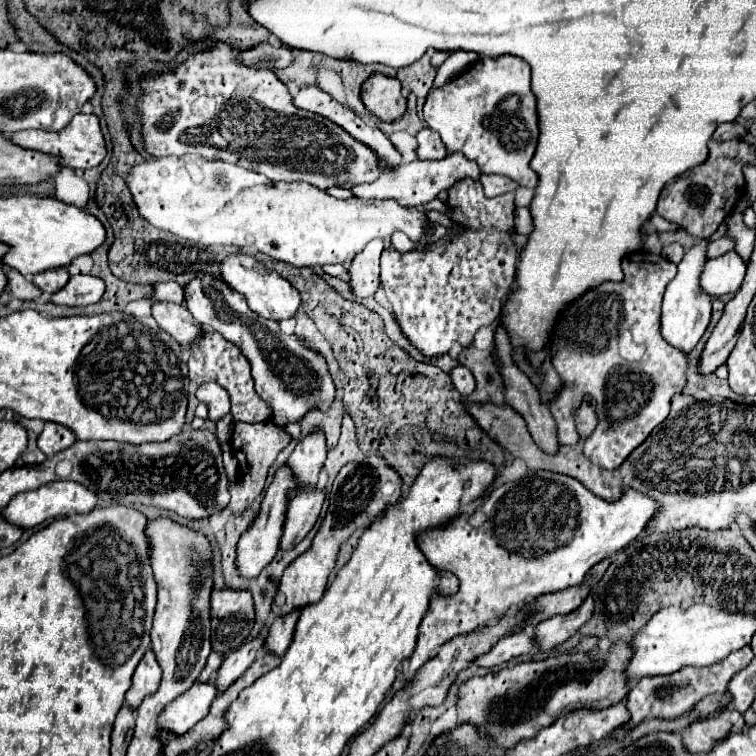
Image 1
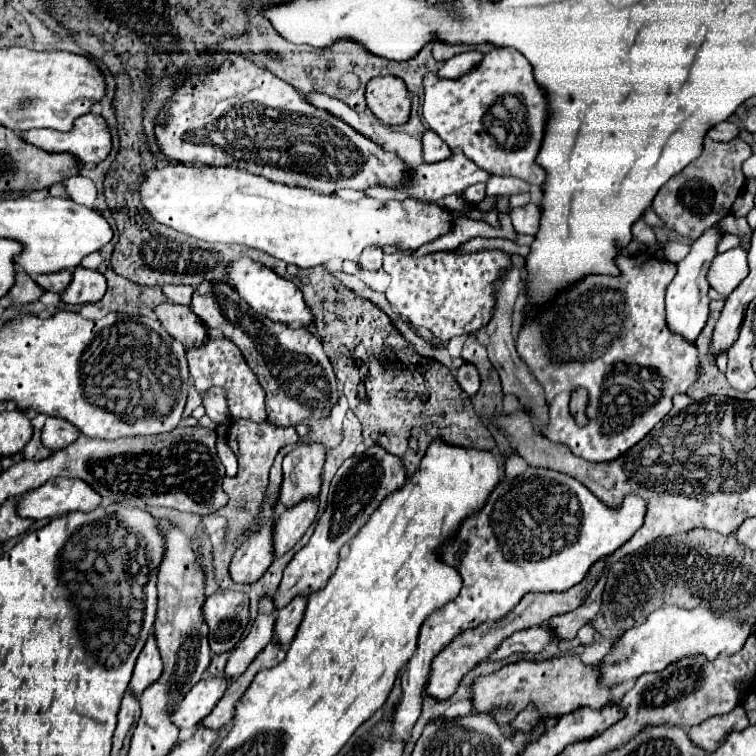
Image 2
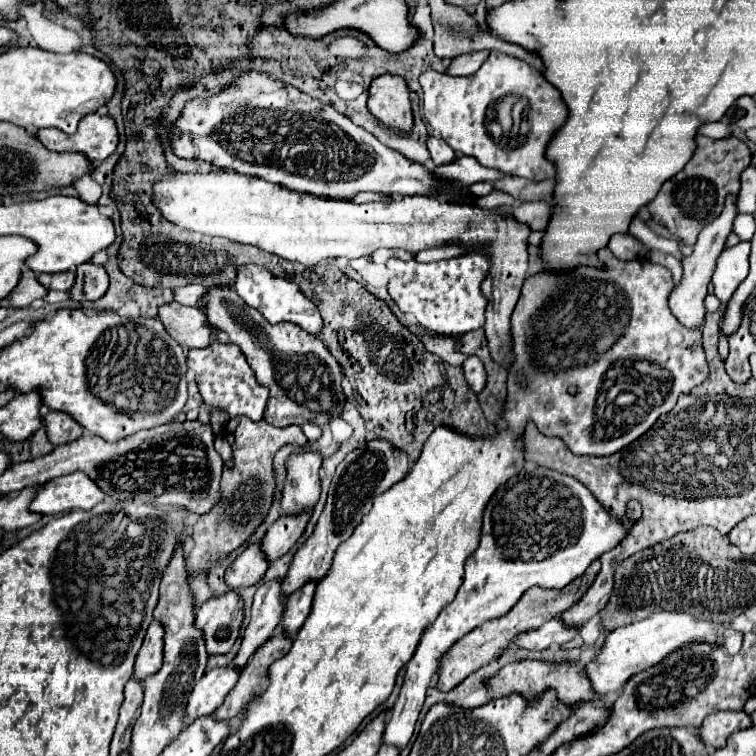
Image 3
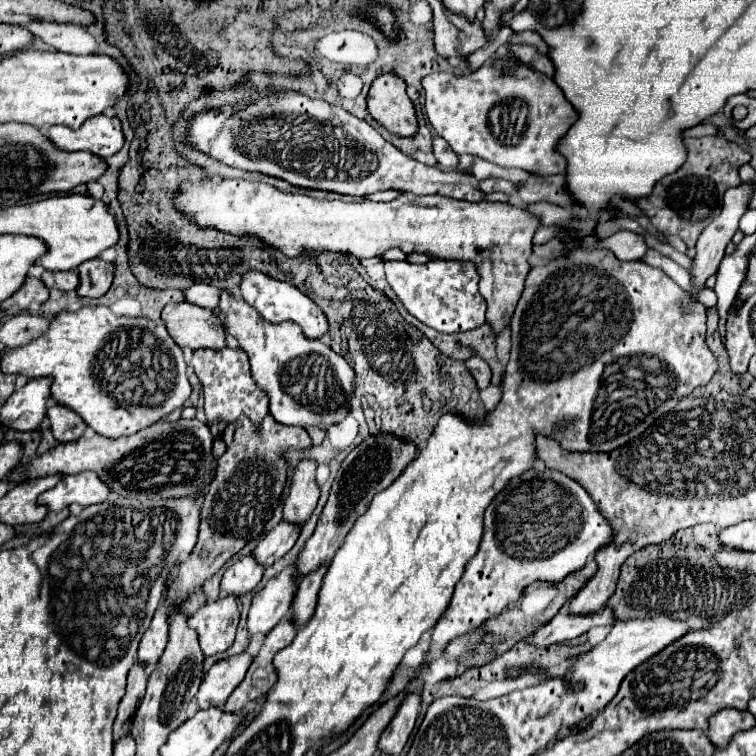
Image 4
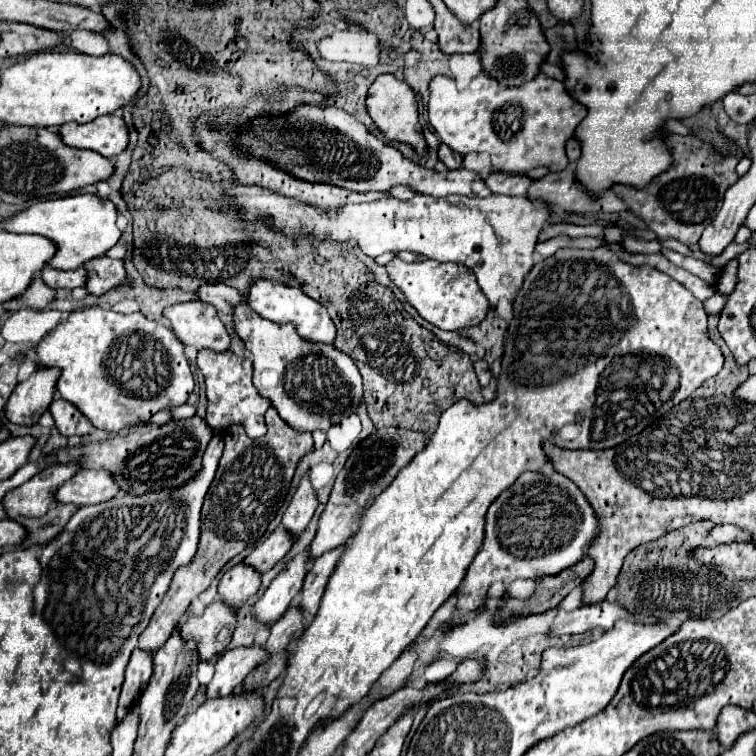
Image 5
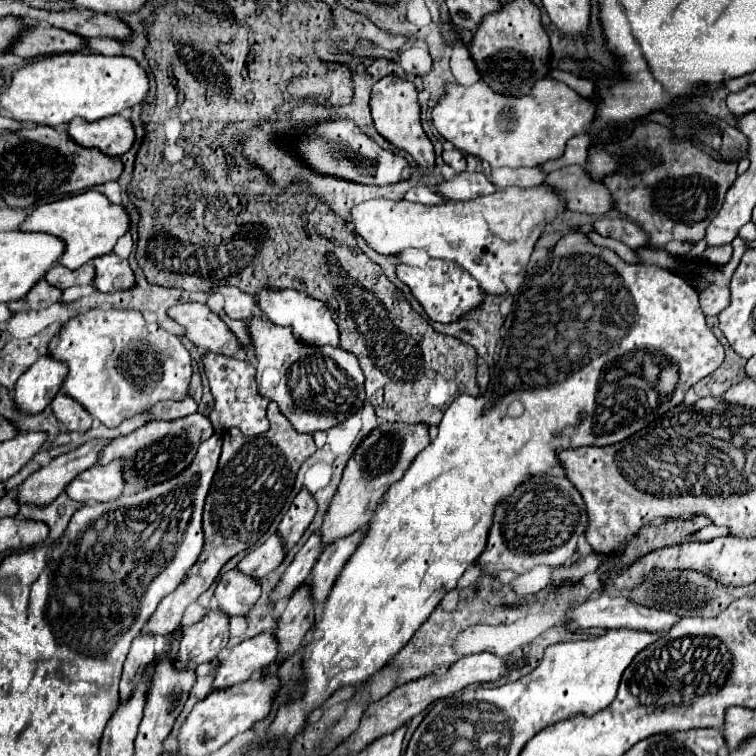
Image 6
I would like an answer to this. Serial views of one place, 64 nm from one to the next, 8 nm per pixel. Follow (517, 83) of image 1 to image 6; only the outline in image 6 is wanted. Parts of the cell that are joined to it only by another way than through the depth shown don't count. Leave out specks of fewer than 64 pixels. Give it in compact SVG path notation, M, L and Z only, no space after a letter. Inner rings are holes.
M540 78L524 96L496 94L488 84L478 80L474 86L446 84L444 94L432 108L432 124L438 134L464 154L476 154L490 162L492 168L532 168L564 154L566 142L592 124L596 108L588 98L578 96L566 84L554 78Z

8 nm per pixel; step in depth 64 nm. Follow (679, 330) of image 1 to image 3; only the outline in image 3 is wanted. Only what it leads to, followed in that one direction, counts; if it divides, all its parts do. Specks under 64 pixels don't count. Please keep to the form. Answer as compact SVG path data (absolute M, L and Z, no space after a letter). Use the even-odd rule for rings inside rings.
M728 198L726 200L726 206L724 206L724 212L712 222L708 224L700 236L698 236L698 242L694 244L694 252L682 260L682 280L674 286L674 290L670 292L670 298L668 298L668 304L670 304L670 312L674 314L674 318L688 330L694 330L694 328L700 328L702 322L704 322L704 316L706 316L706 308L704 308L704 298L706 298L706 288L710 284L710 278L712 278L712 268L716 266L716 258L720 256L720 252L724 250L724 242L728 238L728 234L732 232L732 222L734 222L734 216L736 216L736 198Z

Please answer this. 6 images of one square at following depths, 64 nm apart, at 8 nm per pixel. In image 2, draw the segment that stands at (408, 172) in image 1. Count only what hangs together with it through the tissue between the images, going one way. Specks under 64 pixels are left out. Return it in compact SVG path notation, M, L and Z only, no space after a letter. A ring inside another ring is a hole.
M454 154L448 160L442 162L434 162L434 164L416 164L416 166L408 166L408 178L402 186L384 186L384 184L374 184L370 188L364 188L364 194L368 194L370 198L376 200L406 200L406 198L416 198L416 200L424 200L424 202L434 202L442 200L448 194L462 194L462 190L466 190L472 184L478 182L486 182L490 174L486 174L482 168L478 168L476 164L472 164L472 160L468 160L464 154Z

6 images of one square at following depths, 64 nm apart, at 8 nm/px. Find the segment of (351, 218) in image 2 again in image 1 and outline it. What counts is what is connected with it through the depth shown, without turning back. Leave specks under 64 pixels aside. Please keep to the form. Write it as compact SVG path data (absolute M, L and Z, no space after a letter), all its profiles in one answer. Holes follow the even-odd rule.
M162 156L136 164L124 178L124 184L132 192L132 200L138 214L158 230L172 232L180 238L188 238L200 244L226 244L238 246L242 250L264 252L274 260L292 266L324 266L342 264L352 260L360 248L364 248L374 238L390 238L392 232L404 232L414 244L426 242L428 236L424 226L430 222L420 208L404 208L394 200L338 200L328 196L324 190L312 188L304 182L270 182L266 176L240 168L224 160L204 160L202 156Z

